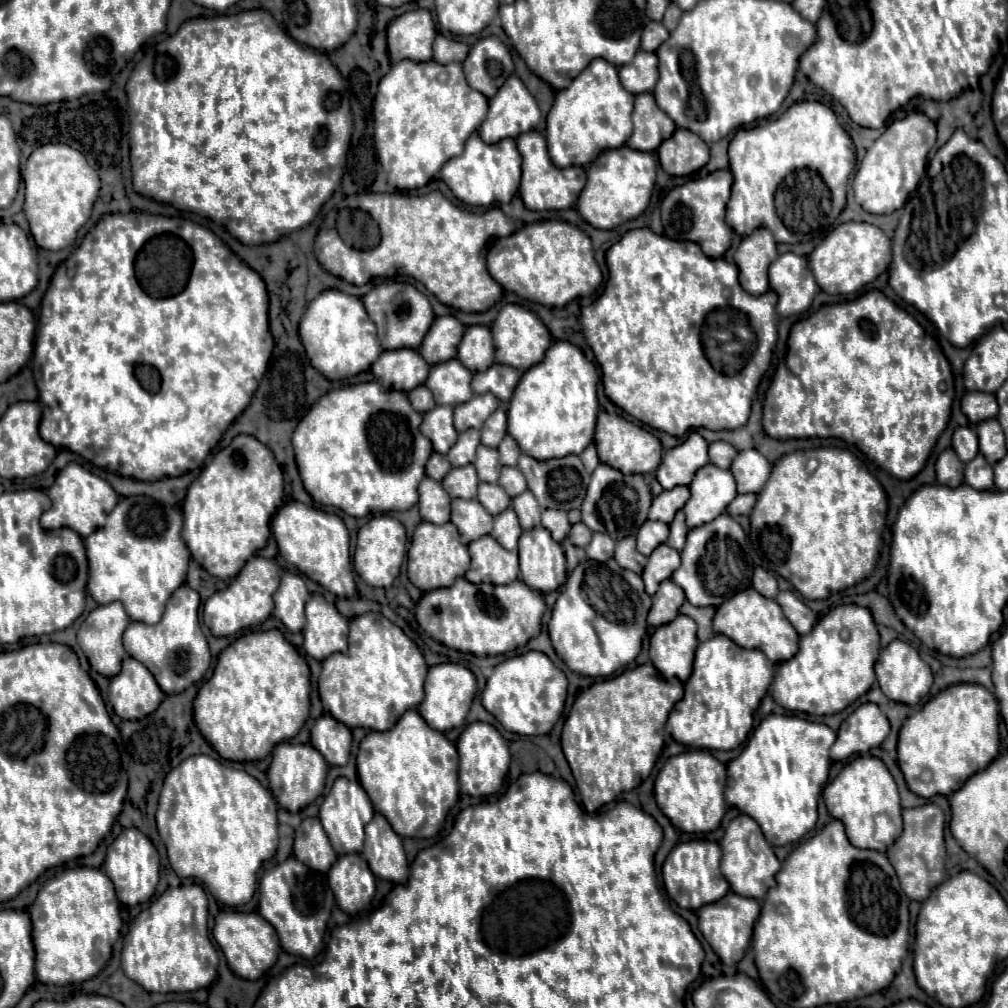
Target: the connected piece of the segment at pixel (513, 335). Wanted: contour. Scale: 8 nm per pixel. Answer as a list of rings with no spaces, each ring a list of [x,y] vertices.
[[[508,303],[500,309],[496,321],[490,325],[490,331],[494,337],[496,361],[510,365],[510,367],[516,367],[520,371],[526,371],[528,367],[540,363],[540,359],[544,359],[544,353],[552,343],[550,331],[540,321],[540,317],[534,311],[528,311],[522,305],[514,305],[514,303]]]

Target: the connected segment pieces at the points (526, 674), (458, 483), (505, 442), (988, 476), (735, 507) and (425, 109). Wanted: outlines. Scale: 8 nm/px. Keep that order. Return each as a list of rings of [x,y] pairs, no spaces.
[[[538,651],[510,657],[494,667],[486,689],[482,691],[482,705],[492,713],[508,731],[518,735],[546,735],[558,721],[566,701],[566,675]]]
[[[464,465],[464,467],[454,467],[444,479],[442,479],[444,491],[448,495],[460,497],[460,499],[474,499],[476,497],[476,487],[478,487],[478,477],[474,465]]]
[[[506,435],[498,447],[498,453],[500,453],[500,463],[502,465],[510,465],[510,467],[516,467],[516,461],[518,461],[518,455],[520,455],[520,447],[518,443]]]
[[[976,455],[976,459],[966,463],[964,483],[968,483],[970,487],[976,487],[976,489],[982,489],[982,491],[992,489],[994,487],[992,465],[982,455]]]
[[[736,495],[736,499],[728,505],[728,513],[732,517],[738,517],[738,515],[748,515],[752,511],[756,503],[756,495]]]
[[[404,59],[394,63],[390,73],[378,83],[378,93],[374,97],[374,141],[380,165],[388,175],[388,183],[396,189],[418,189],[424,187],[438,169],[452,157],[460,155],[464,141],[474,133],[488,111],[488,99],[480,91],[472,91],[464,79],[460,63],[440,65],[434,59],[426,63],[416,63]]]

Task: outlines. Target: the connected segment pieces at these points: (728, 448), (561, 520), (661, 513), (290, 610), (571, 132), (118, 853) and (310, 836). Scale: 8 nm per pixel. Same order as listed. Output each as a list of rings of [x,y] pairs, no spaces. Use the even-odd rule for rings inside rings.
[[[714,441],[708,445],[708,455],[710,455],[710,463],[728,469],[732,465],[732,459],[738,455],[738,451],[726,441]]]
[[[552,509],[542,511],[542,525],[552,533],[552,537],[558,543],[562,543],[566,533],[570,531],[570,523],[568,523],[566,511],[552,511]]]
[[[674,487],[670,491],[662,491],[658,497],[654,497],[648,519],[670,523],[674,519],[676,511],[682,509],[688,499],[690,499],[688,487]]]
[[[284,571],[280,579],[280,587],[274,593],[274,617],[278,617],[286,629],[292,633],[302,631],[304,627],[304,603],[308,601],[310,593],[300,575]]]
[[[594,59],[574,81],[570,87],[556,93],[554,105],[546,117],[546,141],[548,141],[548,153],[556,167],[570,167],[570,165],[588,165],[600,151],[622,147],[628,141],[628,135],[632,135],[633,123],[630,119],[634,108],[634,95],[628,93],[620,79],[616,67],[608,63],[606,59]]]
[[[130,827],[130,829],[124,829],[108,847],[102,871],[112,879],[120,903],[134,907],[138,903],[150,901],[150,897],[154,895],[156,885],[158,885],[160,857],[154,843],[142,831],[138,831],[136,827]]]
[[[306,817],[296,829],[294,857],[322,873],[326,873],[336,861],[338,855],[328,843],[328,835],[324,835],[324,827],[320,827],[318,817]]]

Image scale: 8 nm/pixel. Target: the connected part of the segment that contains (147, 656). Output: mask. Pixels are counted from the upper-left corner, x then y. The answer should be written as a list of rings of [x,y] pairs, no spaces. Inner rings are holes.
[[[184,583],[168,599],[160,623],[146,625],[140,621],[130,621],[124,631],[124,649],[152,671],[164,693],[186,691],[190,685],[198,683],[210,667],[210,649],[198,623],[198,607],[200,595]]]

